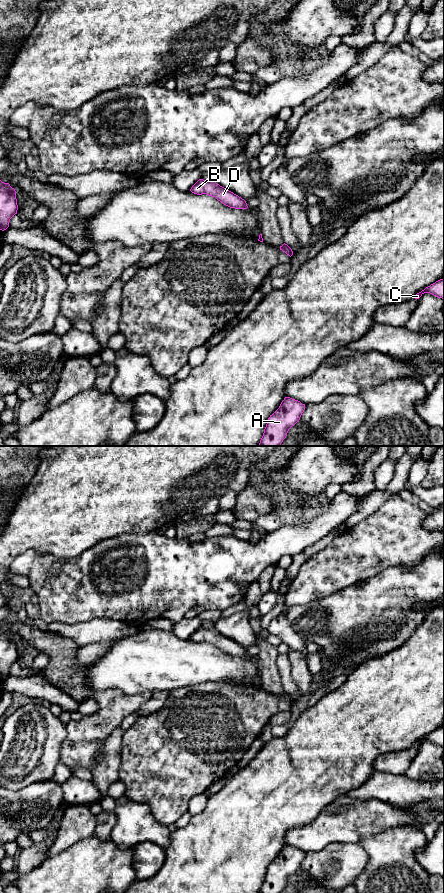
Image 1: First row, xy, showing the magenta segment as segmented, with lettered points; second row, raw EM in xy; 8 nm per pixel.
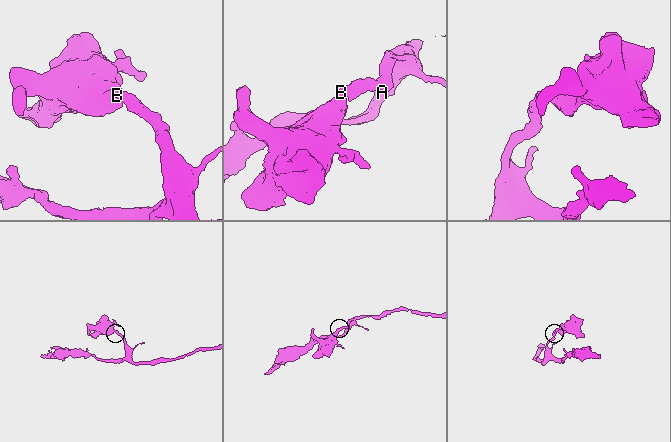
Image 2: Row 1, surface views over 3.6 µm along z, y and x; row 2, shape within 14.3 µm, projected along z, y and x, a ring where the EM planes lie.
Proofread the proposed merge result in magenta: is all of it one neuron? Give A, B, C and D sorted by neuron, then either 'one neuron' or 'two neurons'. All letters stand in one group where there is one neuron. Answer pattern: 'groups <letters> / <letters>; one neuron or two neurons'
groups A B C D; one neuron

